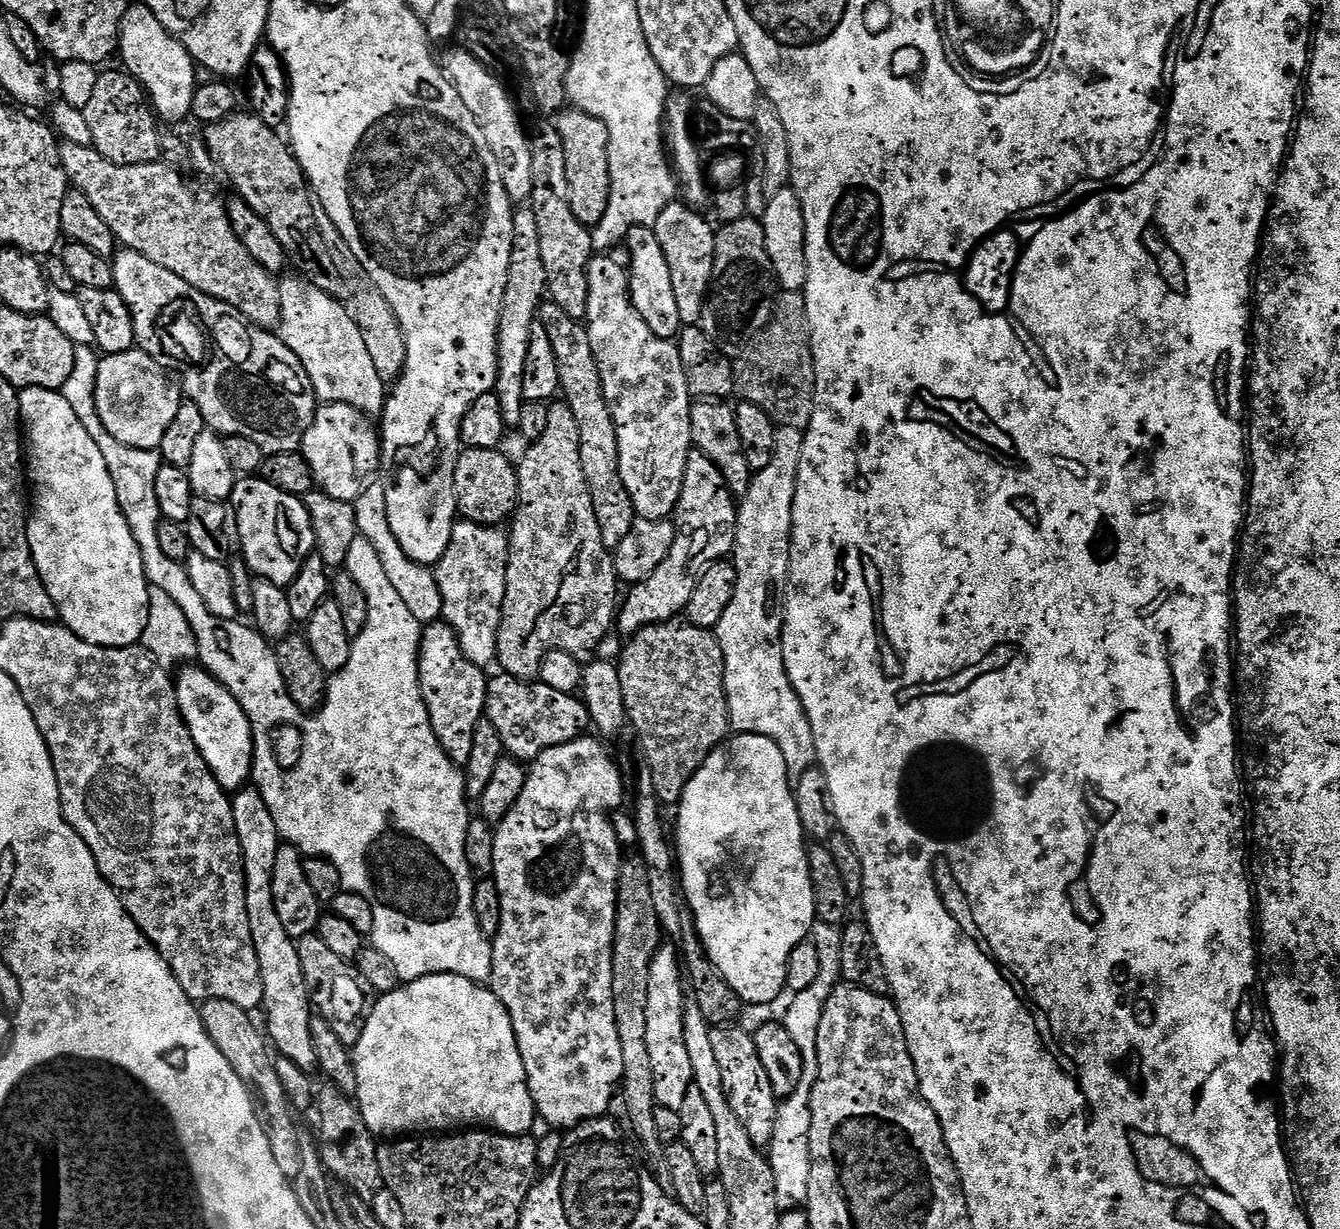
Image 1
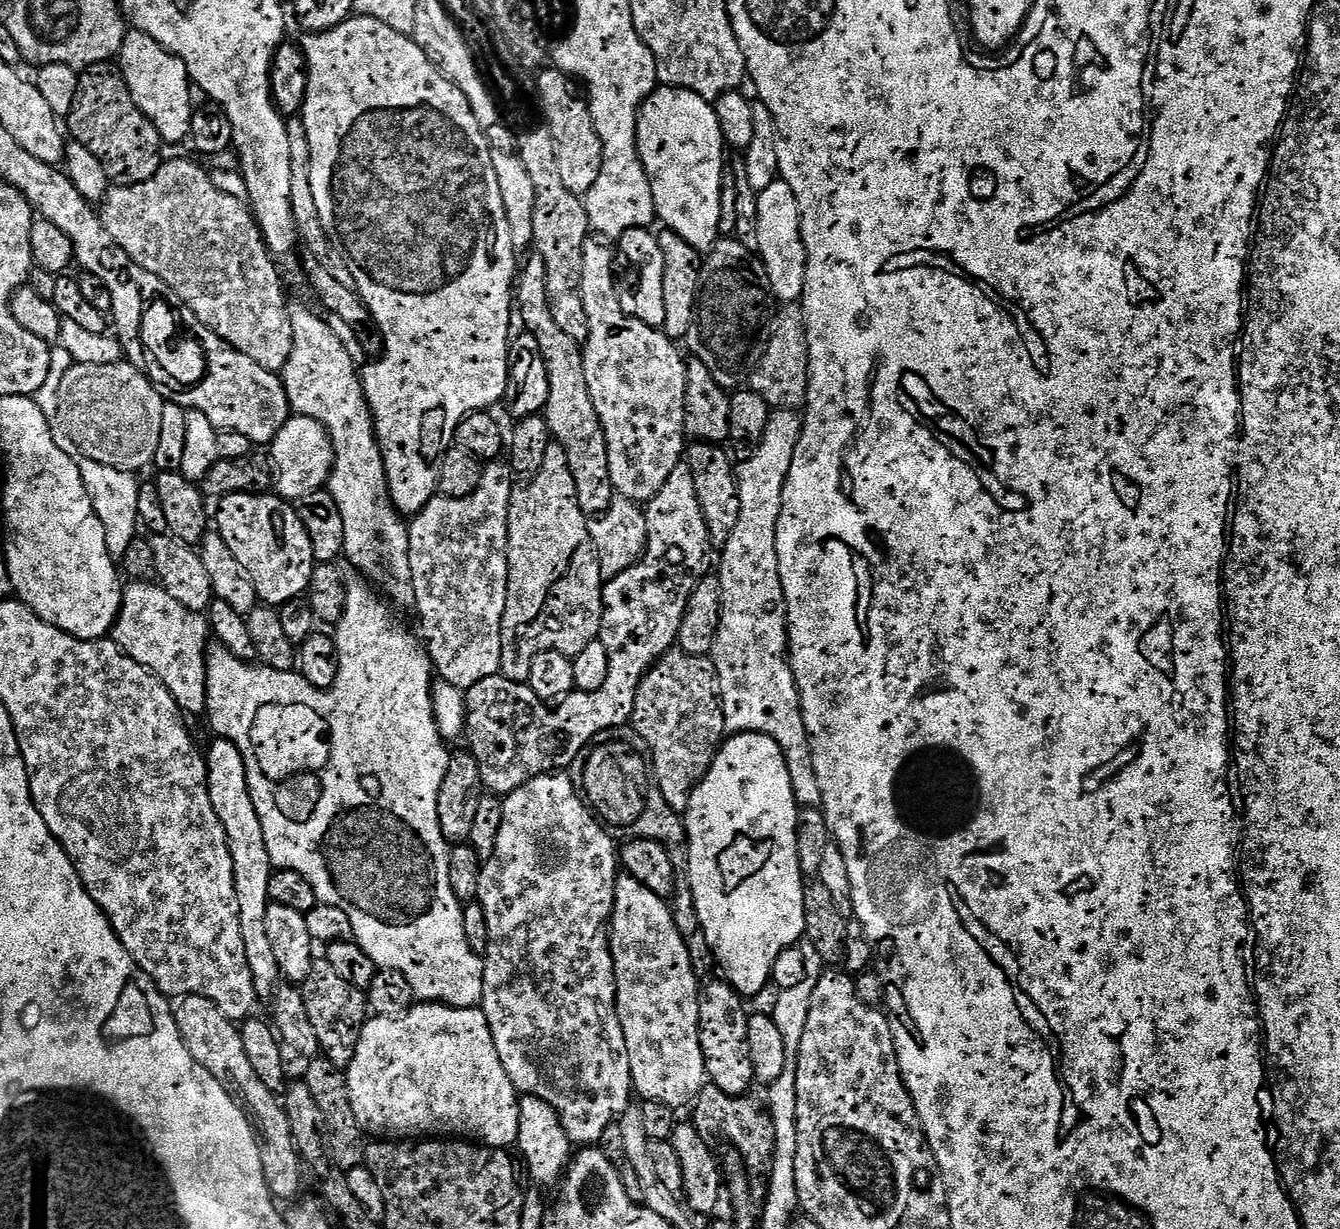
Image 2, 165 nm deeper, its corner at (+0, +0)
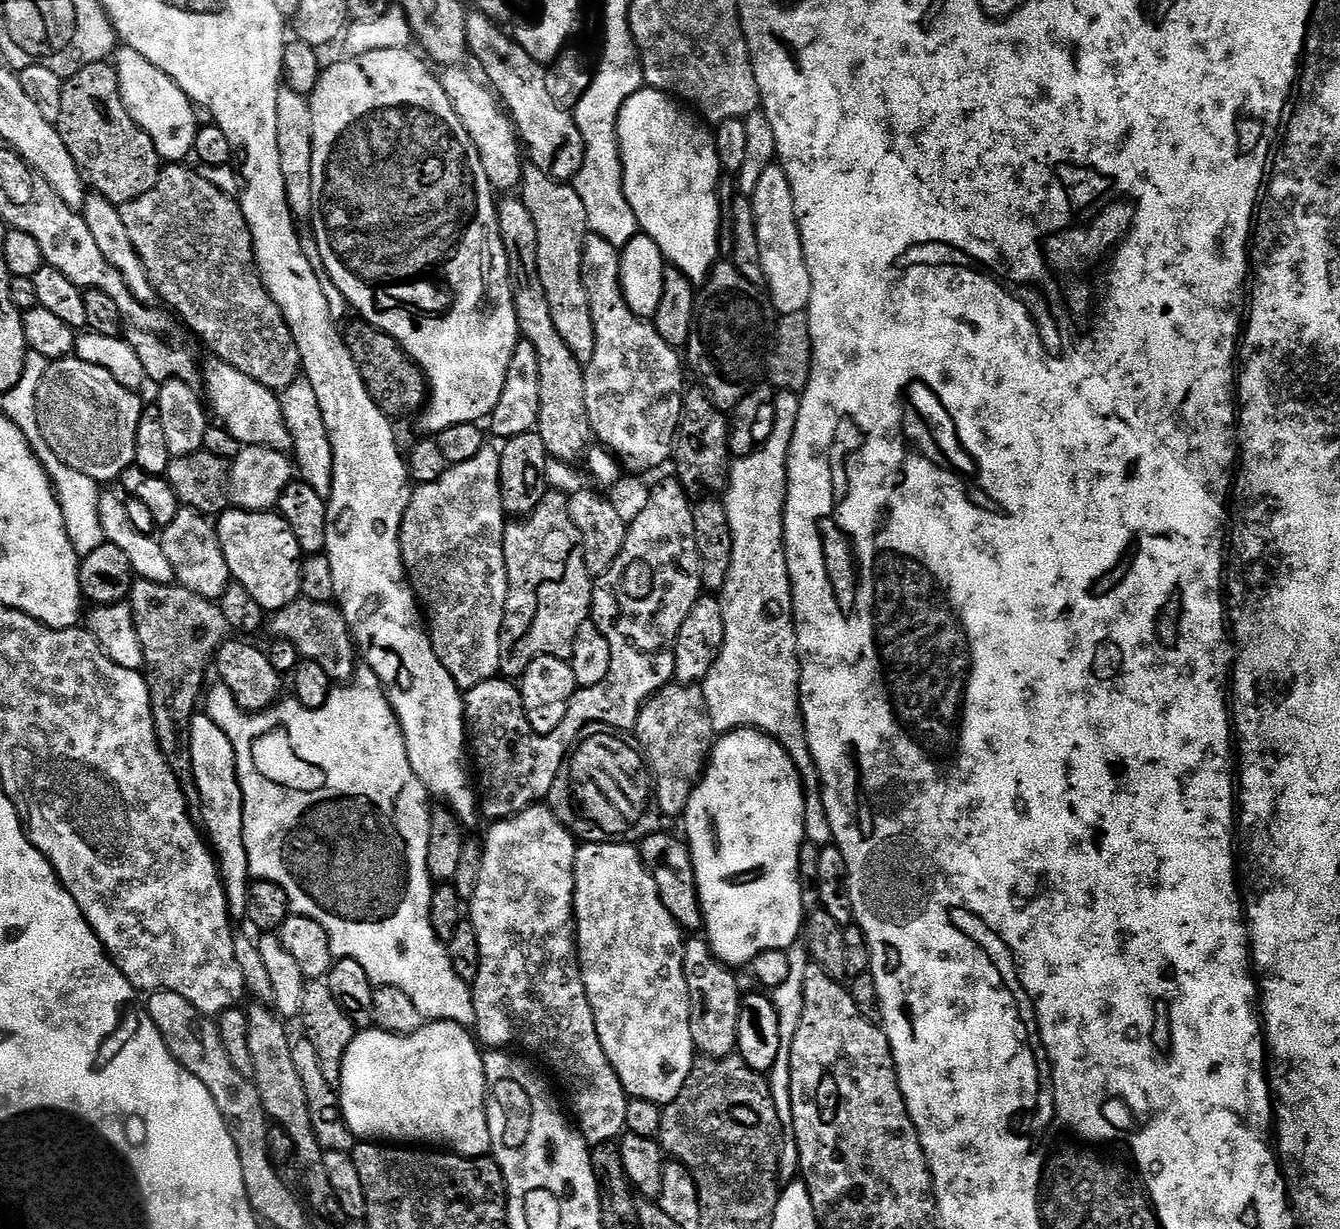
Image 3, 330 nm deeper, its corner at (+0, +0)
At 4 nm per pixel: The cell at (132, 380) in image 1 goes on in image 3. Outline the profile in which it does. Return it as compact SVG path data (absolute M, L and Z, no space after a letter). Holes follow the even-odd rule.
M75 358L53 360L34 391L37 424L42 438L66 467L97 482L119 481L123 472L136 464L136 435L146 412L143 402L136 396L139 395L133 389L122 386L102 366L90 366L90 362Z

